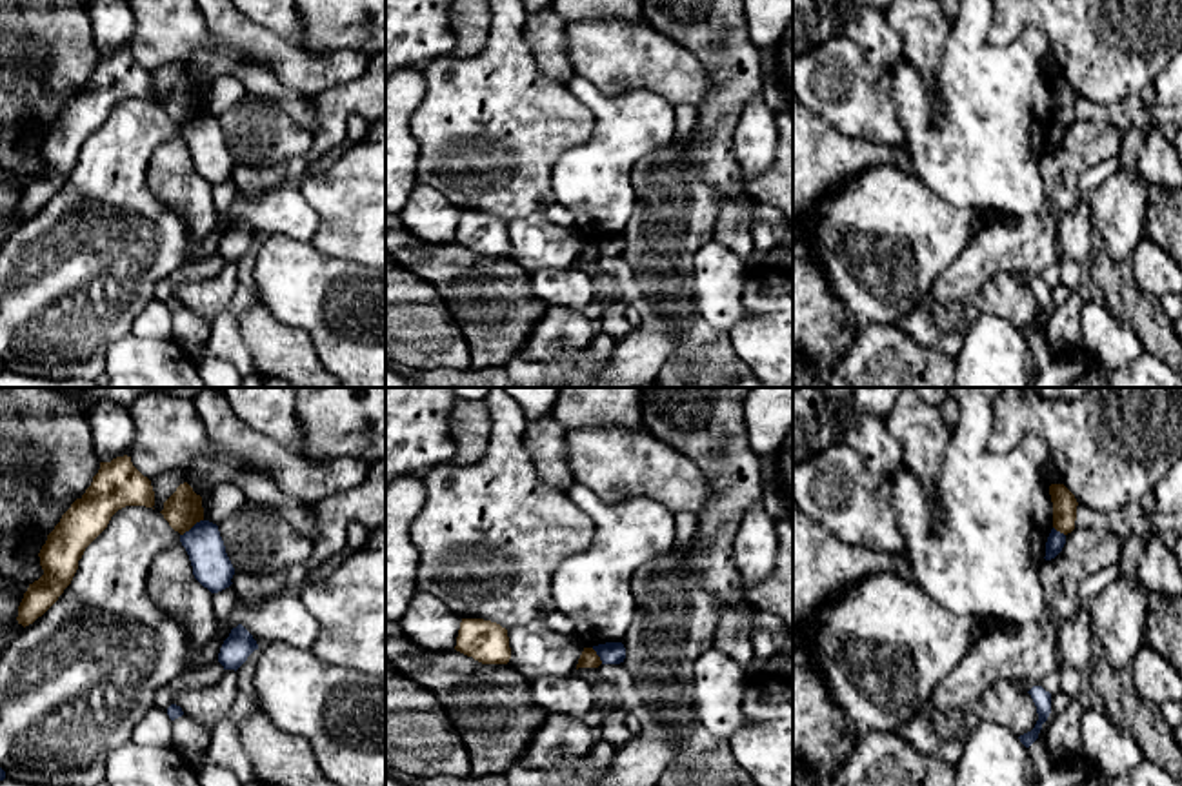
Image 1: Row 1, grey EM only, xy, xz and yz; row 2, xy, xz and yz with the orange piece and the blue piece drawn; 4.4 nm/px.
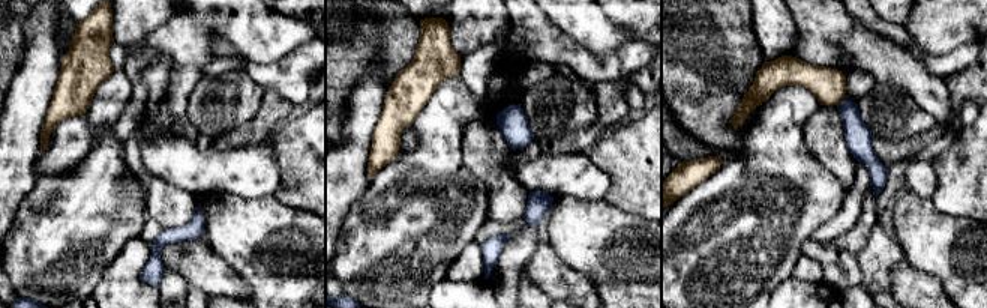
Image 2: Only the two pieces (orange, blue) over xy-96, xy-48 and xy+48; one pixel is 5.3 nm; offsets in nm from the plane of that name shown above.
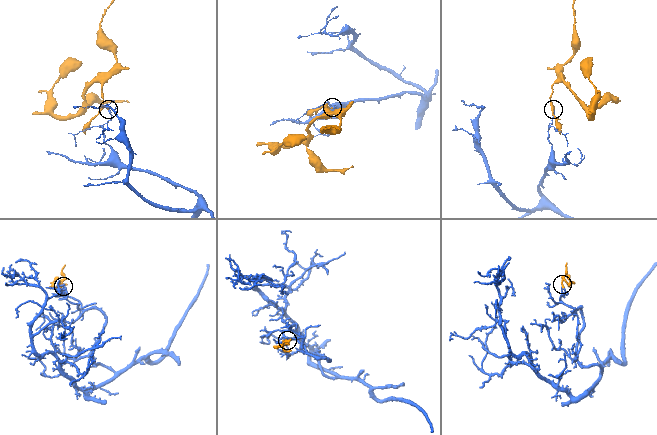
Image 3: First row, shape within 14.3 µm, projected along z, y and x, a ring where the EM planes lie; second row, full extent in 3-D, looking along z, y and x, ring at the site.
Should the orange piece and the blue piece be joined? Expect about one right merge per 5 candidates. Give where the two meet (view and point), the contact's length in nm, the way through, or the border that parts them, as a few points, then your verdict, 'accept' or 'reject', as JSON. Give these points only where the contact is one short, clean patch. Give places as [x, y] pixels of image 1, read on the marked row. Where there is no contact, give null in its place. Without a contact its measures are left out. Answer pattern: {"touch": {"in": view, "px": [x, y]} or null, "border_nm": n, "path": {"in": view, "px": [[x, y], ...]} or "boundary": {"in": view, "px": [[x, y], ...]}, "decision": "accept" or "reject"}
{"touch": {"in": "xy", "px": [191, 526]}, "border_nm": 130, "decision": "reject"}

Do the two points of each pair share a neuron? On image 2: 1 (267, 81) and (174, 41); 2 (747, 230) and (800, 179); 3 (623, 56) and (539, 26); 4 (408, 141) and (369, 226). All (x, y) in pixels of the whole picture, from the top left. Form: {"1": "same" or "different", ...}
{"1": "different", "2": "same", "3": "same", "4": "different"}

